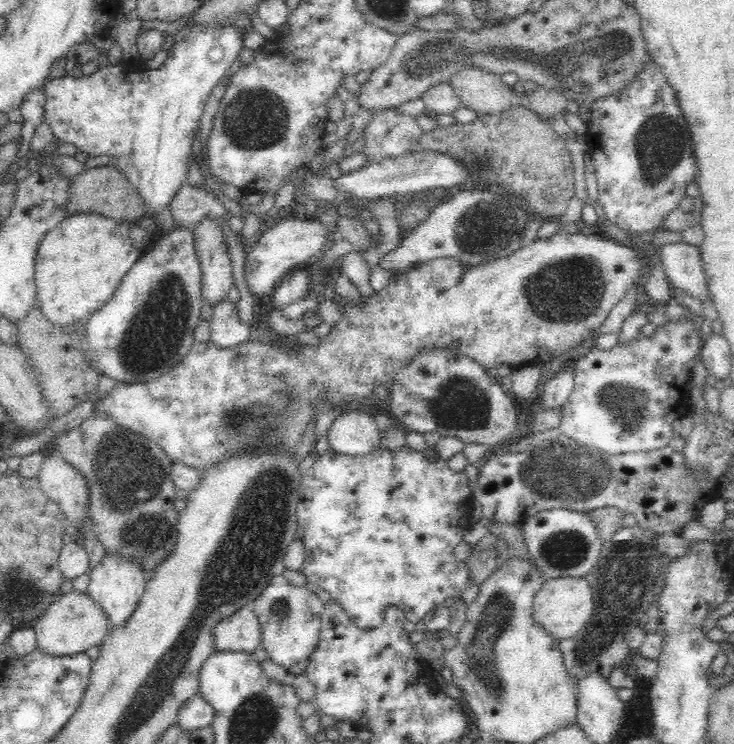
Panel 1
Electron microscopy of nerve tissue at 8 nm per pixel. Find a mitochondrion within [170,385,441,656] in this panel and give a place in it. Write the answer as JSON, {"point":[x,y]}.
{"point":[280,610]}

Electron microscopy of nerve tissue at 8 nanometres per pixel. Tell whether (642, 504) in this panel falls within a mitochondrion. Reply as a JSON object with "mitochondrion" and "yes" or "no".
{"mitochondrion":"no"}

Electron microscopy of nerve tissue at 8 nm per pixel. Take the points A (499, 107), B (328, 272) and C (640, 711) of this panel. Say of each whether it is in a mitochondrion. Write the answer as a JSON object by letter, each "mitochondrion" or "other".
{"A":"other","B":"other","C":"other"}

